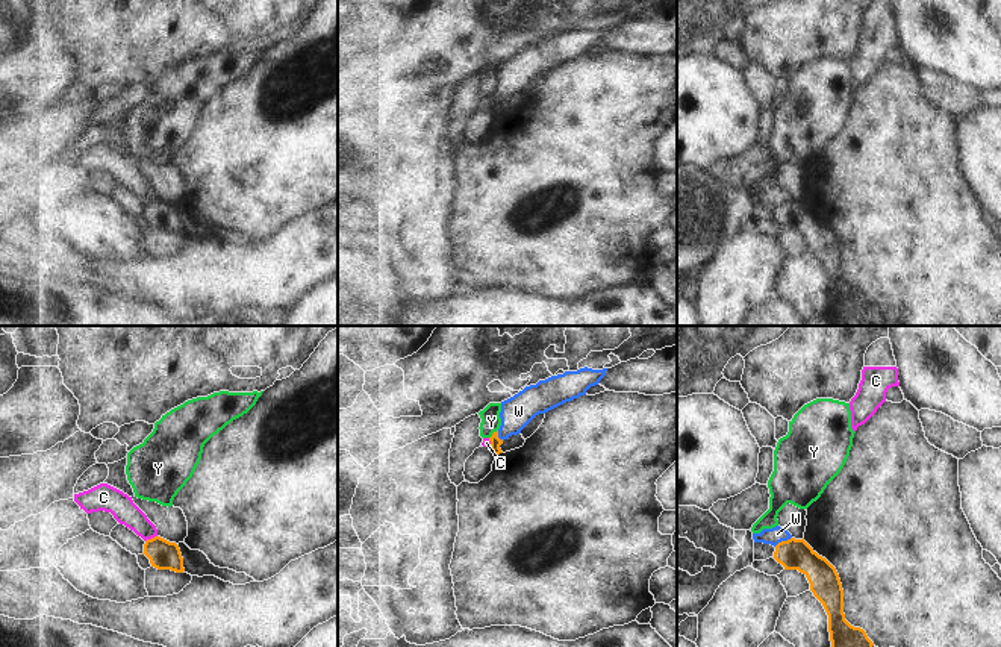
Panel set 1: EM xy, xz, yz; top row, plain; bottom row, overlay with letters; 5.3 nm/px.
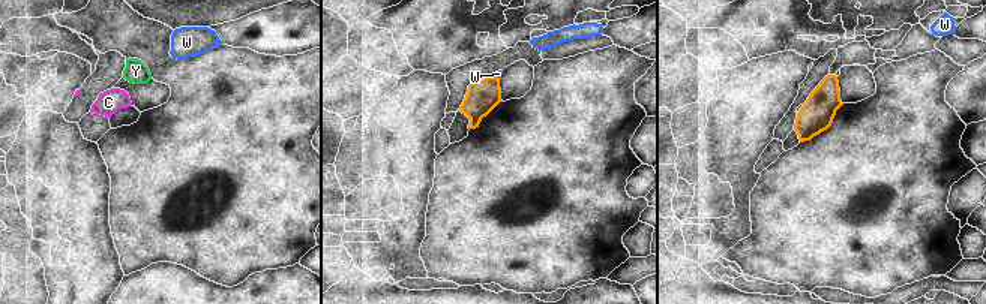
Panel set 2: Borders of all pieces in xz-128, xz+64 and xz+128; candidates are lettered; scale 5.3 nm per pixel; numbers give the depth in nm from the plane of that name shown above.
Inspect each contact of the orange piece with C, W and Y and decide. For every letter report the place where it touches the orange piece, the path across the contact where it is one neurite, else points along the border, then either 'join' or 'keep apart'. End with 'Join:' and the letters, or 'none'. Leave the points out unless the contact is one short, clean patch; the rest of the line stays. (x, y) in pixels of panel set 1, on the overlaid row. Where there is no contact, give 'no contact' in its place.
C: meets orange in xy at (152, 538); border along xy (156, 535), (146, 541); keep apart
W: meets orange in yz at (782, 541); border along yz (791, 537), (774, 546); keep apart
Y: meets orange in xz at (492, 434); runs through xz (495, 441), (492, 434), (491, 421); join
Join: Y

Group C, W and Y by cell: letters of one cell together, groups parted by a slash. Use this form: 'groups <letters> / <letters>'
groups C W / Y

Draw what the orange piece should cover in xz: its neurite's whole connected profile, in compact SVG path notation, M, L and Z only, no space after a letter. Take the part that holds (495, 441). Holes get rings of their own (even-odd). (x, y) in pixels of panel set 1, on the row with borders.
M489 403L483 411L479 412L482 423L480 423L480 436L488 438L491 441L491 450L495 456L501 452L500 445L503 439L498 438L498 429L501 426L501 403Z

